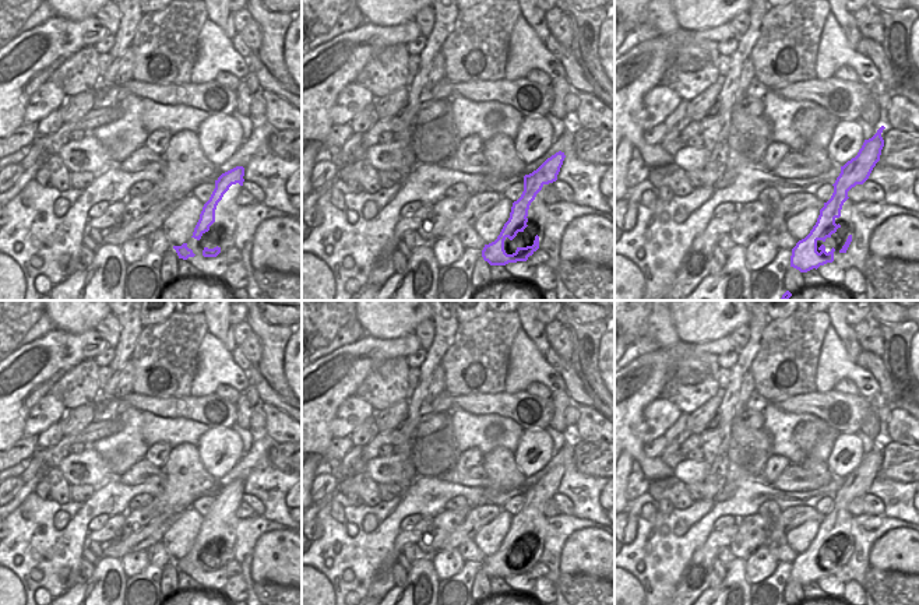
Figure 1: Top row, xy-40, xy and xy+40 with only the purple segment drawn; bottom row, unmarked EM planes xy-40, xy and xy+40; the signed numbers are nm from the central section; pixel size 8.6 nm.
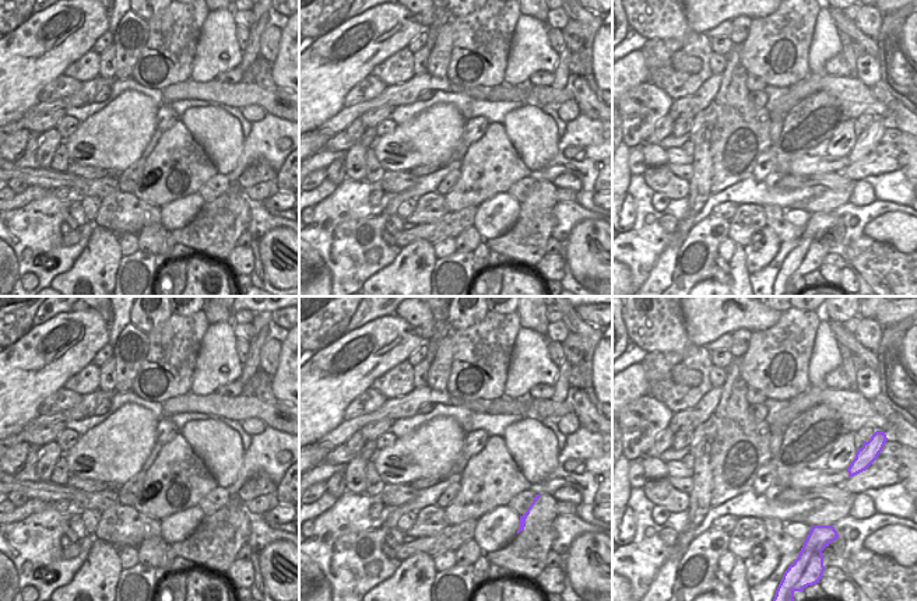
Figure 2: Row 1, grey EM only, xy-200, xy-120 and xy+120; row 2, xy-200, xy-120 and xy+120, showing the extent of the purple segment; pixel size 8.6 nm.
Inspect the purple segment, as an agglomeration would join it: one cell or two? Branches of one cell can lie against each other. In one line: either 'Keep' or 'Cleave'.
Keep

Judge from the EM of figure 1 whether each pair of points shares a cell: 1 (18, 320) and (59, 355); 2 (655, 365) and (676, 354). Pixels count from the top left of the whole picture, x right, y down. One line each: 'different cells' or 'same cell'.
1: different cells
2: same cell

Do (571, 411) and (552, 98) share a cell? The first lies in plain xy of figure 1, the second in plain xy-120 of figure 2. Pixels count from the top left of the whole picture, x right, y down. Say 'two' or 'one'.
two

